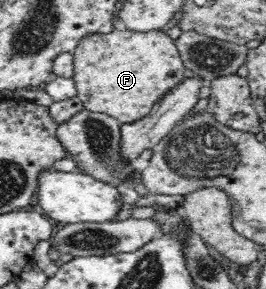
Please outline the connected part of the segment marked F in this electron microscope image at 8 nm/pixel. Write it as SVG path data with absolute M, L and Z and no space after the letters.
M126 28L114 29L111 33L87 34L79 40L71 54L73 64L71 78L76 85L76 97L79 98L84 109L114 117L121 124L145 117L151 111L151 106L163 97L170 87L185 78L183 71L186 65L179 55L174 39L167 36L164 29L136 32Z

